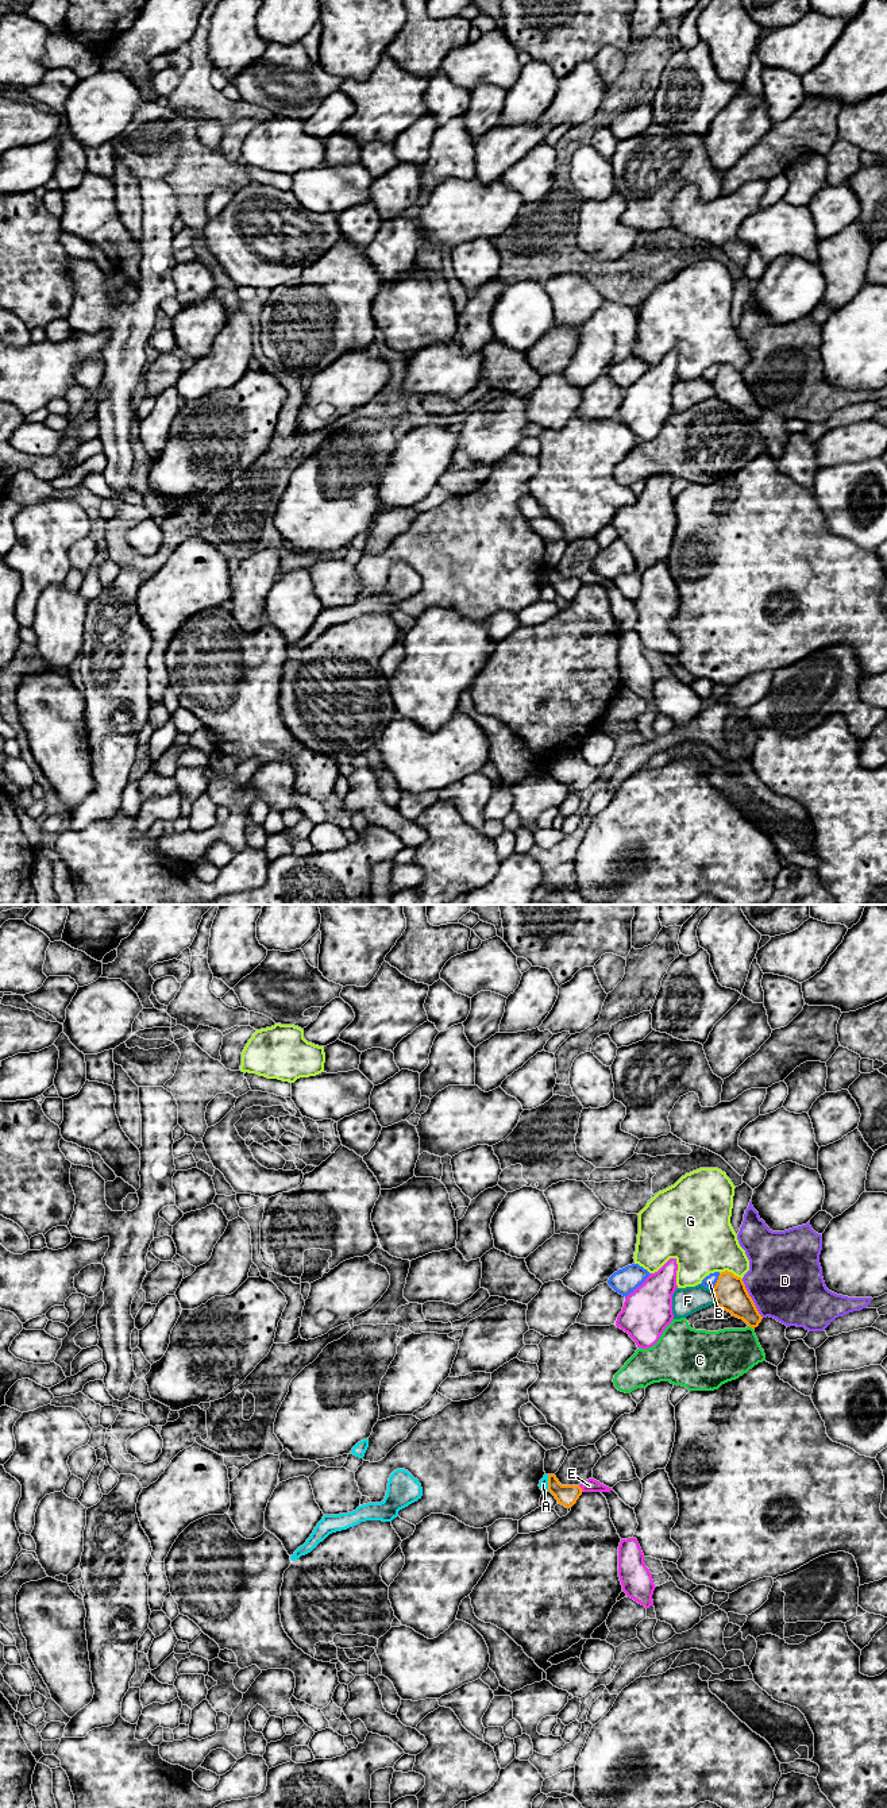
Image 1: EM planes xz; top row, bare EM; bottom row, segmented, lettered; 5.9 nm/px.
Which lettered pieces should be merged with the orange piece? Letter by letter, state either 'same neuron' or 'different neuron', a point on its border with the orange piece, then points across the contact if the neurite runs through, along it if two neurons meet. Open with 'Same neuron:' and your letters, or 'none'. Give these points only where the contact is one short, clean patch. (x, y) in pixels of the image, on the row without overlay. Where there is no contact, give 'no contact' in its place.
Same neuron: none
A: different neuron | xz (548, 575) | along xz (547, 567), (548, 582)
B: different neuron | xz (717, 374)
C: different neuron | xz (751, 419)
D: different neuron | xz (751, 390)
E: different neuron | xz (581, 581)
F: different neuron | xz (714, 388)
G: different neuron | xz (731, 365)

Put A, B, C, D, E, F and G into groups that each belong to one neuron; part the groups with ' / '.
A / B / C / D / E / F / G

